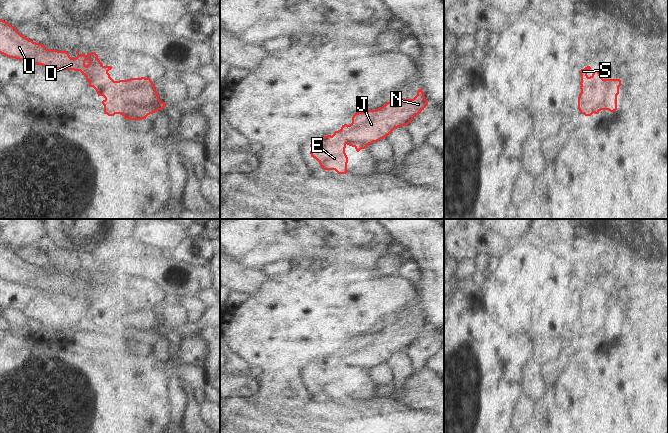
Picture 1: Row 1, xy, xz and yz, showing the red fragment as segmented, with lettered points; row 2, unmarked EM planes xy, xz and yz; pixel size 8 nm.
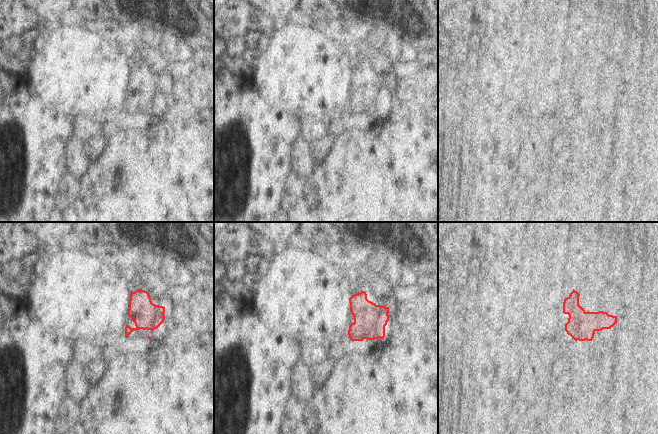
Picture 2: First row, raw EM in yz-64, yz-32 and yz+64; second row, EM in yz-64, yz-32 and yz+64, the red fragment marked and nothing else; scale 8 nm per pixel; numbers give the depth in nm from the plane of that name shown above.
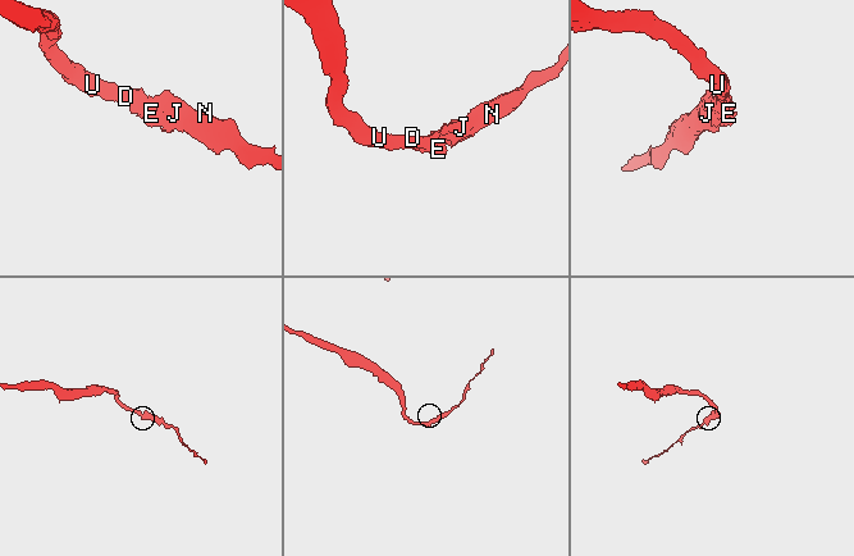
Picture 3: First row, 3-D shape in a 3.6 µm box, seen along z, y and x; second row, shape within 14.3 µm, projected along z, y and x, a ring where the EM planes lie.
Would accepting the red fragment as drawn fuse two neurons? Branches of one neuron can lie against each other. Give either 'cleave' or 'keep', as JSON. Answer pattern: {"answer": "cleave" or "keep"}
{"answer": "keep"}

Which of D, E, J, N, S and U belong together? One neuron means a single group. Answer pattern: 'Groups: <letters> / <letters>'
Groups: D E J N S U.

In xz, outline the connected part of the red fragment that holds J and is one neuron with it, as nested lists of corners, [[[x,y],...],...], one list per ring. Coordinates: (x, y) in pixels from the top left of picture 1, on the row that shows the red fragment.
[[[421,87],[413,99],[394,97],[376,110],[355,113],[350,125],[342,125],[332,136],[321,137],[316,146],[311,143],[311,157],[319,162],[323,170],[346,174],[347,145],[359,152],[369,144],[386,138],[395,128],[407,126],[427,105]]]

